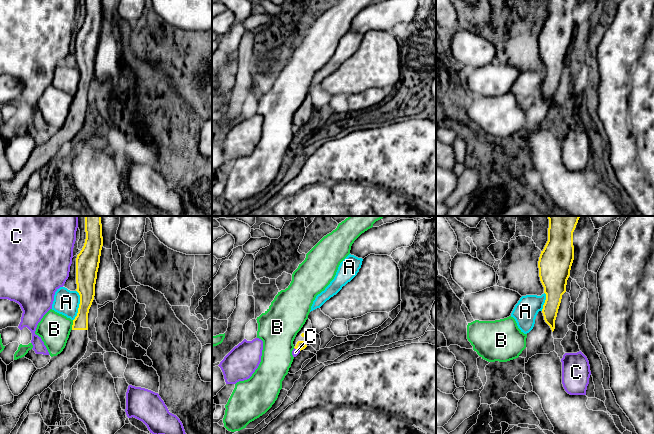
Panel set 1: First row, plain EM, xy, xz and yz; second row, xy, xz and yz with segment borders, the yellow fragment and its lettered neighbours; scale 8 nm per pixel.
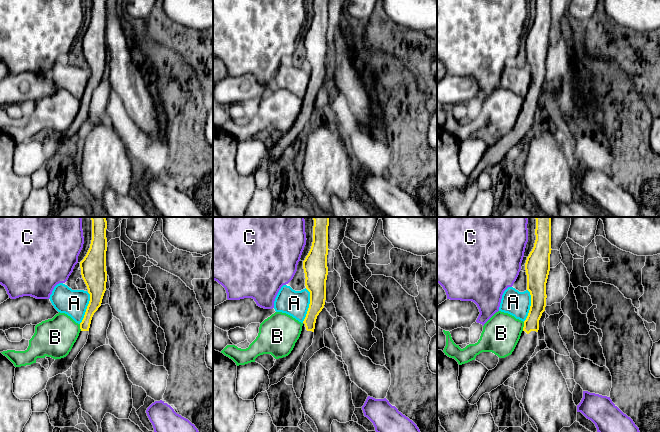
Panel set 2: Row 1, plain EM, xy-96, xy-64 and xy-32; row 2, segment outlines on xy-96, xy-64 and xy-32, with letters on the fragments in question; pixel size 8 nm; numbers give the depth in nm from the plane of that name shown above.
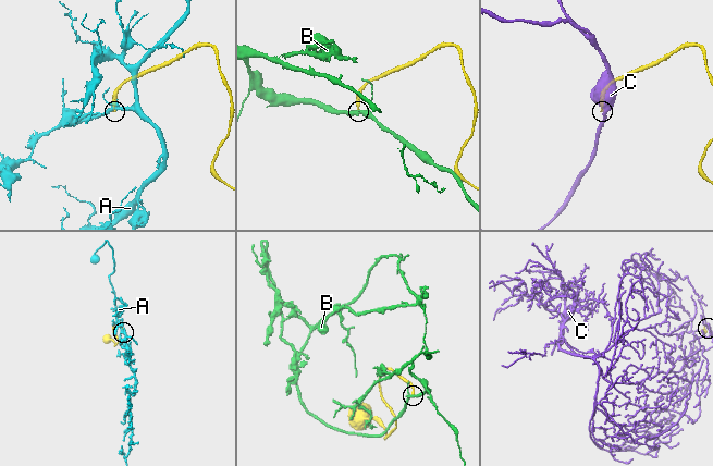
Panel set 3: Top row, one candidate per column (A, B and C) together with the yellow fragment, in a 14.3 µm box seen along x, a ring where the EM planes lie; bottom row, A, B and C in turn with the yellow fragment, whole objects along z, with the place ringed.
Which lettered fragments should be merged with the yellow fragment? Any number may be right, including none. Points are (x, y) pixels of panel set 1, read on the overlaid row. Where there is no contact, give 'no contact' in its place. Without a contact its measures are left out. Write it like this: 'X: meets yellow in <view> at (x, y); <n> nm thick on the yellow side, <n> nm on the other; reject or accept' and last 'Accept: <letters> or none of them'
A: meets yellow in xy at (79, 305); 170 nm thick on the yellow side, 200 nm on the other; reject
B: meets yellow in xy at (72, 325); 120 nm thick on the yellow side, 260 nm on the other; reject
C: meets yellow in xz at (297, 348); 70 nm thick on the yellow side, 60 nm on the other; reject
Accept: none of them

